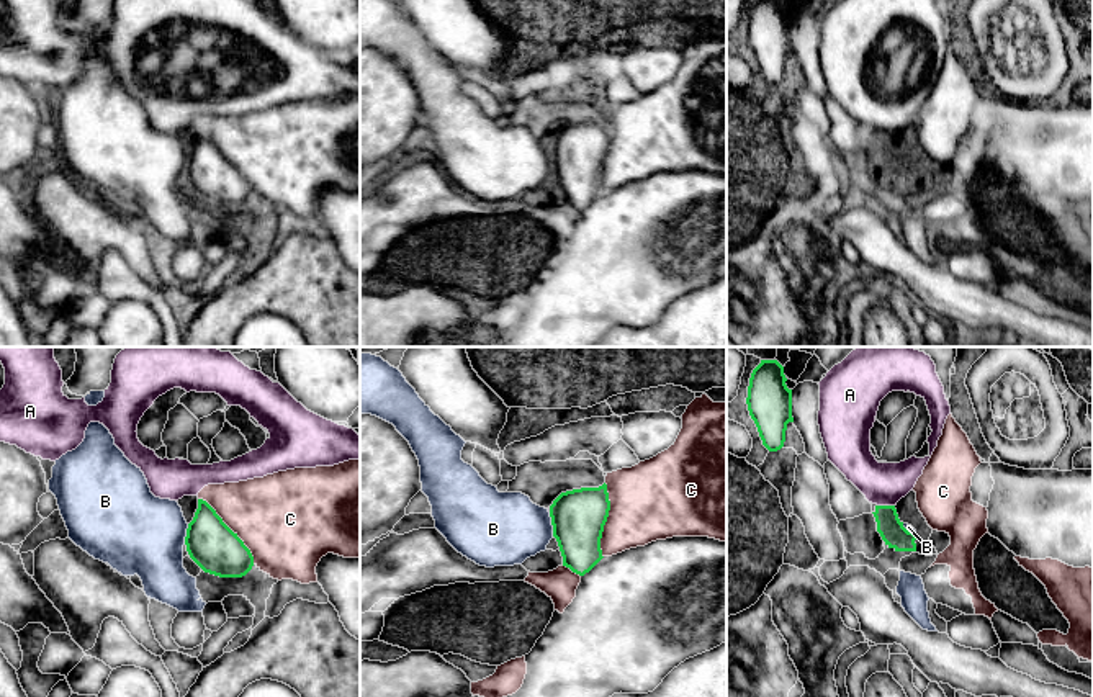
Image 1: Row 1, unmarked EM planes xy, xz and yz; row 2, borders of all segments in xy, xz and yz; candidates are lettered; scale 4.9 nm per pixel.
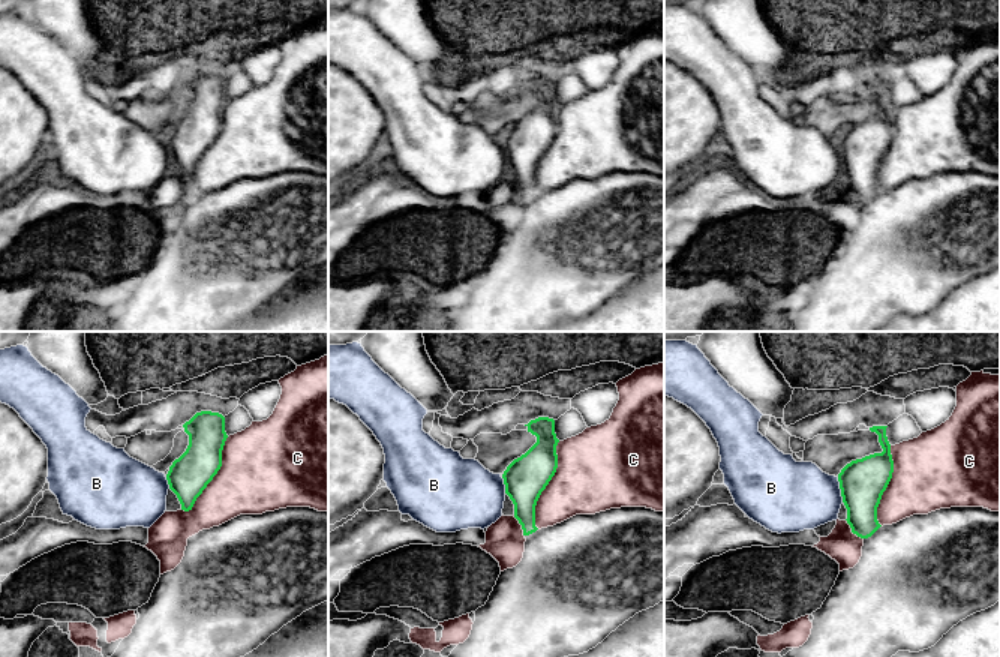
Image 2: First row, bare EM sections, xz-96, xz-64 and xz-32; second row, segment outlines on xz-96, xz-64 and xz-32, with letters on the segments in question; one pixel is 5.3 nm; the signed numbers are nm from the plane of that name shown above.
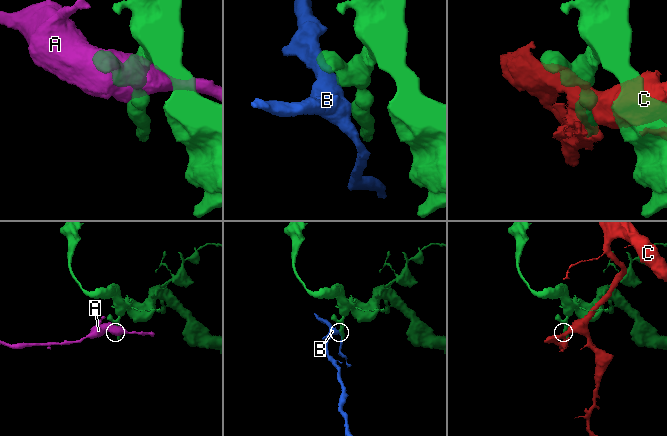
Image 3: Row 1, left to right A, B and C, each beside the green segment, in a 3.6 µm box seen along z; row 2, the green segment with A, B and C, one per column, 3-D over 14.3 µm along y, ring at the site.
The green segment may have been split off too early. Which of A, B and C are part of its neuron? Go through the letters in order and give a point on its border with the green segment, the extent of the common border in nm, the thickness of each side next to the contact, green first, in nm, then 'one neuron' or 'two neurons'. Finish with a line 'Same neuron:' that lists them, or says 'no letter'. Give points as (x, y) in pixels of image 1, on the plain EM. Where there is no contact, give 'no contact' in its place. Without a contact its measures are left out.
A: yz (886, 139) | 90 nm | 120/200 nm | two neurons
B: xz (552, 157) | 120 nm | 260/360 nm | two neurons
C: xz (606, 154) | 360 nm | 260/380 nm | two neurons
Same neuron: no letter

